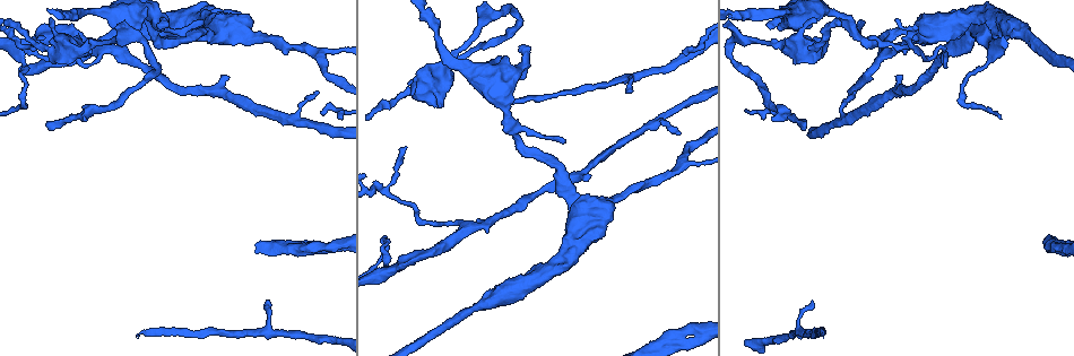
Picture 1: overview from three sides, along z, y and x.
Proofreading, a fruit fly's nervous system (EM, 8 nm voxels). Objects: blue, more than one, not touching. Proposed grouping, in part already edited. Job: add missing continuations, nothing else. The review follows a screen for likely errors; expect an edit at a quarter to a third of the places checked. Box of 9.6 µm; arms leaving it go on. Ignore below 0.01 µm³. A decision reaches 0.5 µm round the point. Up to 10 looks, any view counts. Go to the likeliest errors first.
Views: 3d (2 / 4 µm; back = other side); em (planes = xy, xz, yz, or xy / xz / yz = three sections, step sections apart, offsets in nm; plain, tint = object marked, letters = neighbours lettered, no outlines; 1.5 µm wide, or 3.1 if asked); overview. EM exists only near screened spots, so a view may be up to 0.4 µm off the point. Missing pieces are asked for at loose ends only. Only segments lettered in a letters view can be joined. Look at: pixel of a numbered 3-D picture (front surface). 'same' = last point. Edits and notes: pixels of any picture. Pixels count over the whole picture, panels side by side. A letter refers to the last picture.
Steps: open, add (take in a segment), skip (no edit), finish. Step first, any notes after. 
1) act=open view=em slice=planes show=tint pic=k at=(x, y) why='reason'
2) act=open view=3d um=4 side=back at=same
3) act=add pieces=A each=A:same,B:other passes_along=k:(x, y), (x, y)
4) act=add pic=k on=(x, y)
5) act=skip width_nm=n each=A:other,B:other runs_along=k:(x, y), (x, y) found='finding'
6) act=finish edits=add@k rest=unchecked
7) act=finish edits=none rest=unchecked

act=open view=em slice=xy step=8 show=tint pic=1 at=(168, 26) why='branch stops here'

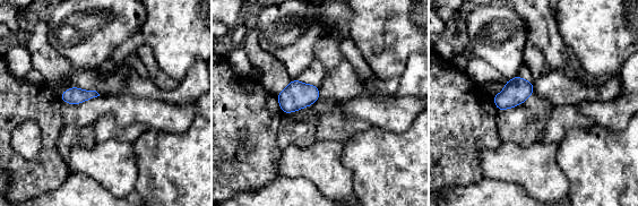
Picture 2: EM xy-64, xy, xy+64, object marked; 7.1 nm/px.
act=open view=em slice=planes show=letters at=same why='cut it another way'

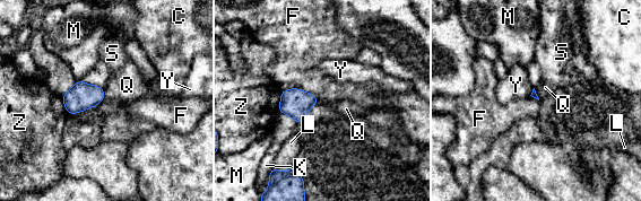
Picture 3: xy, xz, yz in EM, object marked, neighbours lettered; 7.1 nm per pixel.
act=skip each=C:other,F:other,K:other,L:other,M:other,Q:other,S:other,Y:other,Z:other found='no lettered segment goes on from it'

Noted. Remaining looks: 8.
act=open view=em slice=planes show=letters pic=1 at=(141, 333) why='tapers out'

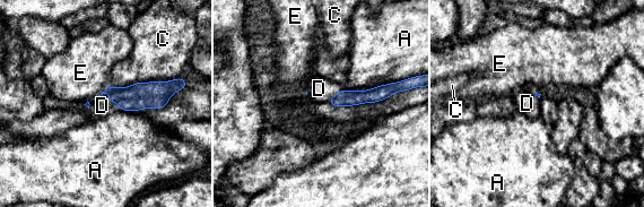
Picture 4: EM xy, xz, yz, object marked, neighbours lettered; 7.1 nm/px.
act=add pieces=D each=A:other,C:other,D:same,E:other passes_along=4:(138, 96), (110, 98), (102, 105) found='the cell continues'

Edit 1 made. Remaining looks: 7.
act=open view=overview why='see it whole again'

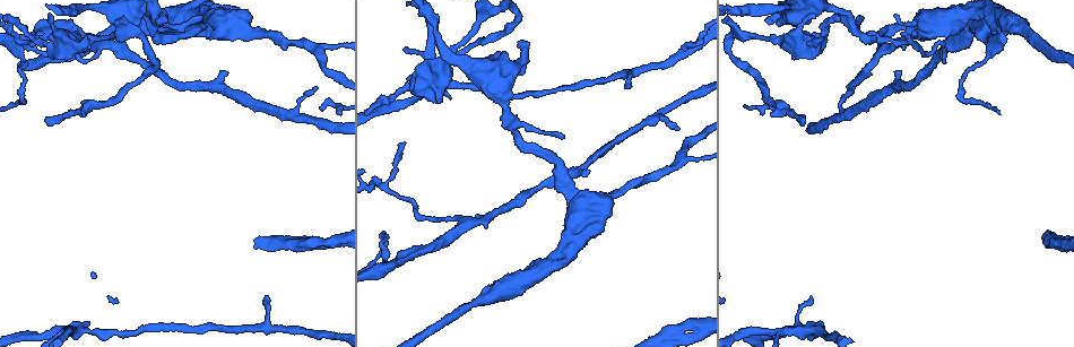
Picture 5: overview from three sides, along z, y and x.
act=open view=em slice=planes show=plain pic=5 at=(896, 70) why='free end'

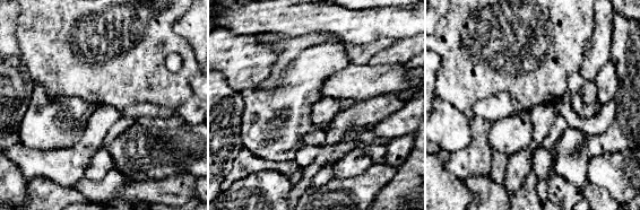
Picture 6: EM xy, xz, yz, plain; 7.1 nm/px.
act=open view=em slice=planes show=letters at=same

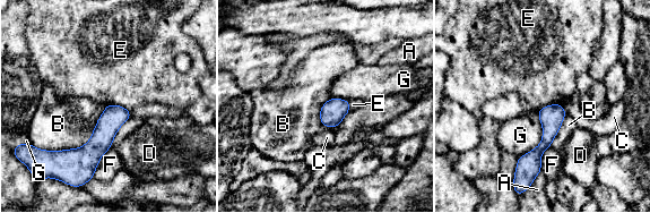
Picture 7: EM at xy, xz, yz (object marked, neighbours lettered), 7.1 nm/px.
act=skip each=A:other,B:other,C:other,D:other,E:other,F:other,G:other found='no lettered segment goes on from it'

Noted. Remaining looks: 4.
act=open view=3d um=4 pic=5 at=(50, 16) why='thin end'

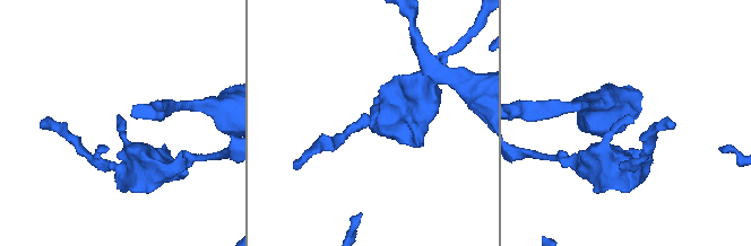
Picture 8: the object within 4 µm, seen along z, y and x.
act=open view=em um=3.1 slice=xz step=8 show=tint pic=8 at=(373, 125) why='now the EM'

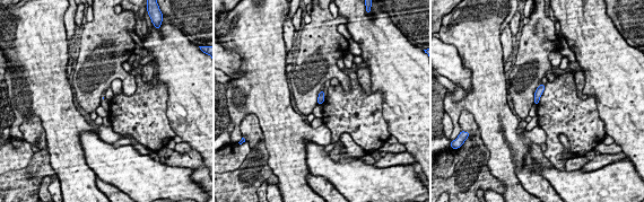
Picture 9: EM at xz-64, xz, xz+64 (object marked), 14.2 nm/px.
act=open view=em um=3.1 slice=xy step=8 show=letters at=same why='cut it another way'

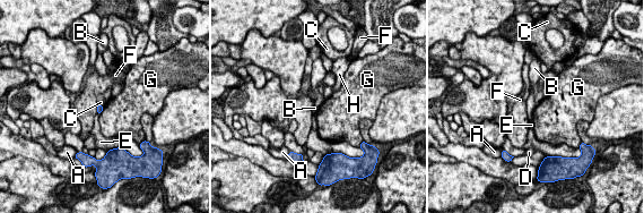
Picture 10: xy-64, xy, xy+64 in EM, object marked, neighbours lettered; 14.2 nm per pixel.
act=skip each=A:other,B:other,C:other,D:other,E:other,F:other,G:other,H:other border=10:(104, 107), (99, 114) found='no lettered segment goes on from it'

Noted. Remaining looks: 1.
act=finish edits=add@4 rest=unchecked

